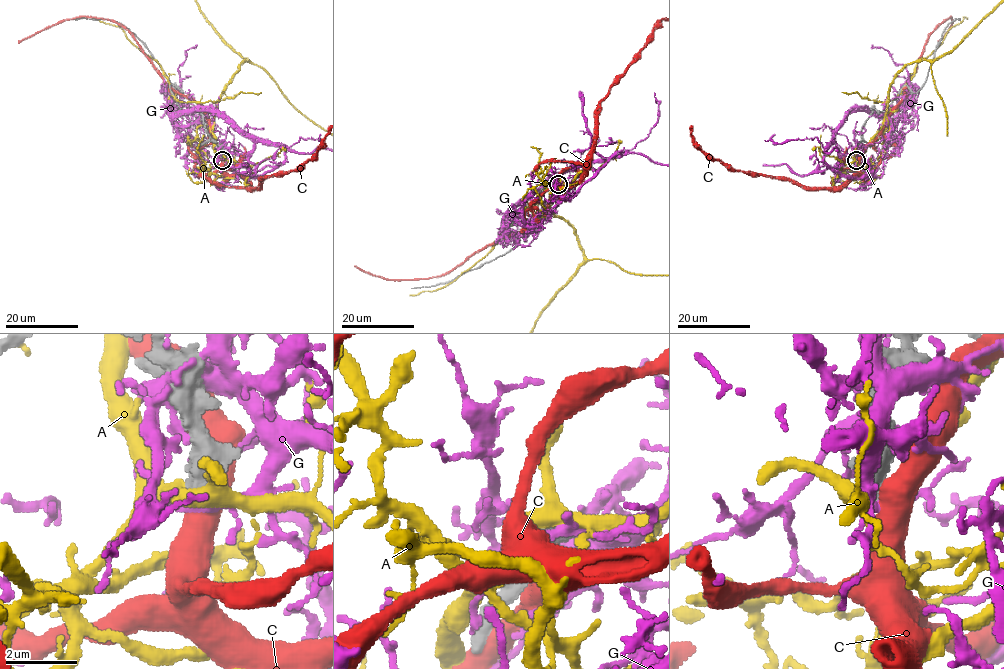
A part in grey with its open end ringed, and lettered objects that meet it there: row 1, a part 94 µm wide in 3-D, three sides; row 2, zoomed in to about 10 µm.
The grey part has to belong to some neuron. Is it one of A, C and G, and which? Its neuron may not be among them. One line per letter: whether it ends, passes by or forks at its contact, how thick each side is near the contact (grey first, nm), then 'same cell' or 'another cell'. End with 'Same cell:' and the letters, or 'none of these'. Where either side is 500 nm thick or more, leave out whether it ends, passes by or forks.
A: 650/400 nm | another cell
C: 650/550 nm | another cell
G: 650/170 nm | another cell
Same cell: none of these

